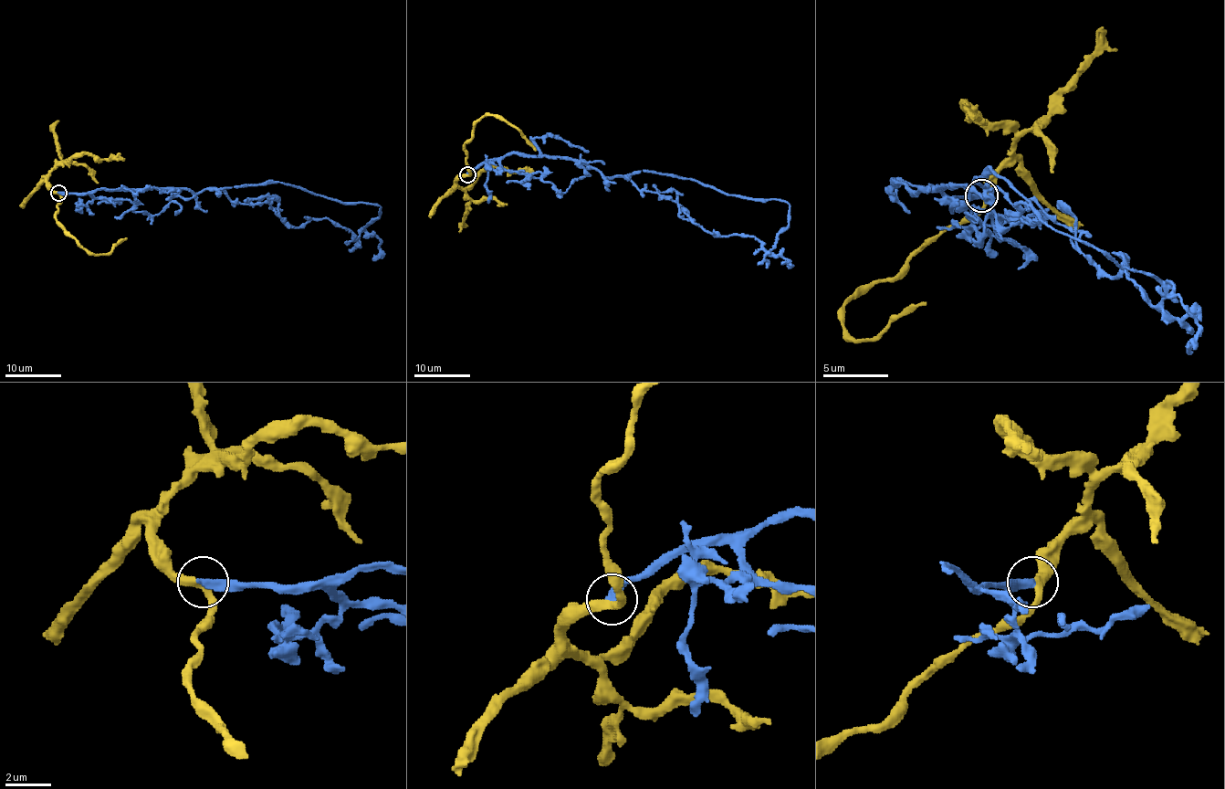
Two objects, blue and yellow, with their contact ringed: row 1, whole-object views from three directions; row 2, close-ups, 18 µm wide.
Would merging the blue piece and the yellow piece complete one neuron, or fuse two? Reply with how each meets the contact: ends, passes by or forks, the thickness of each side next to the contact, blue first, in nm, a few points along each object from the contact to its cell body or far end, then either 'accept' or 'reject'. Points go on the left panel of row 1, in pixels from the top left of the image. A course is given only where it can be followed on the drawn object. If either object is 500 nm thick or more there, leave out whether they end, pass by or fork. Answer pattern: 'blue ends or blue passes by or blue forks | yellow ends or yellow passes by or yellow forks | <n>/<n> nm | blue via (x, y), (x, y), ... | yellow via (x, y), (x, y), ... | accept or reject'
blue ends | yellow passes by | 380/320 nm | blue via (58, 193), (220, 189), (356, 239), (380, 215), (280, 182), (235, 187) | yellow via (58, 193), (56, 218), (88, 250), (107, 254), (127, 237) | reject

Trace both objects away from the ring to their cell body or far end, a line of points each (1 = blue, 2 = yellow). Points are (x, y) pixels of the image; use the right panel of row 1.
1: (982, 196), (933, 186), (996, 186), (1107, 275), (1124, 255), (1156, 304), (1149, 275), (992, 170), (972, 183)
2: (982, 196), (979, 213), (947, 226), (891, 278), (871, 281), (845, 308), (845, 331), (874, 341), (926, 301)

